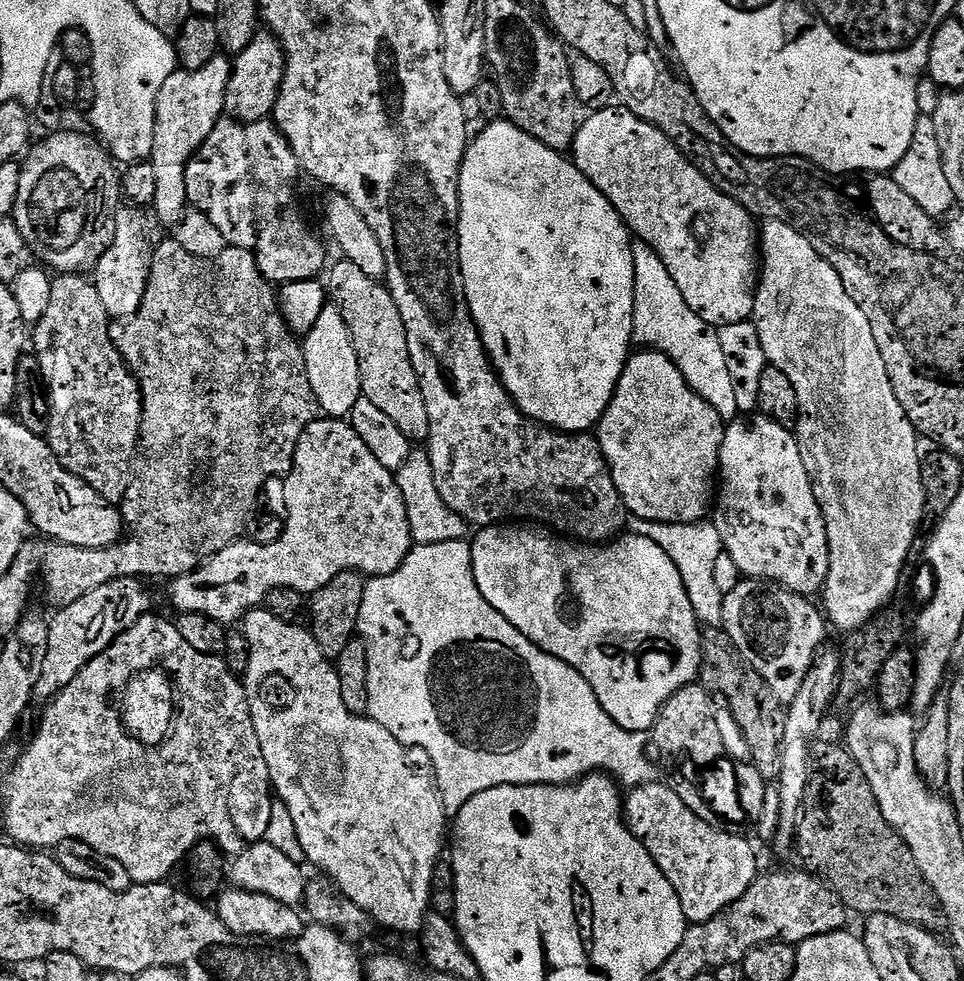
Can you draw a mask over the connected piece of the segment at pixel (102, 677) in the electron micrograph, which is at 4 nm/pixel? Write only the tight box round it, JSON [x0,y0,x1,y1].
[4,614,274,884]

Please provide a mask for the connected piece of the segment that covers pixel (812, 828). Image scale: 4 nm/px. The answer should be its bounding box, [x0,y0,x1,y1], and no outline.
[794,743,948,933]

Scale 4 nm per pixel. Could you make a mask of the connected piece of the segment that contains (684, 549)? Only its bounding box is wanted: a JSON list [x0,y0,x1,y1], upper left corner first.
[630,516,725,628]

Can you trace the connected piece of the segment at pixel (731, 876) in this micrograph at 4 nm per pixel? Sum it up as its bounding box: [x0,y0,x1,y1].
[623,783,756,925]

